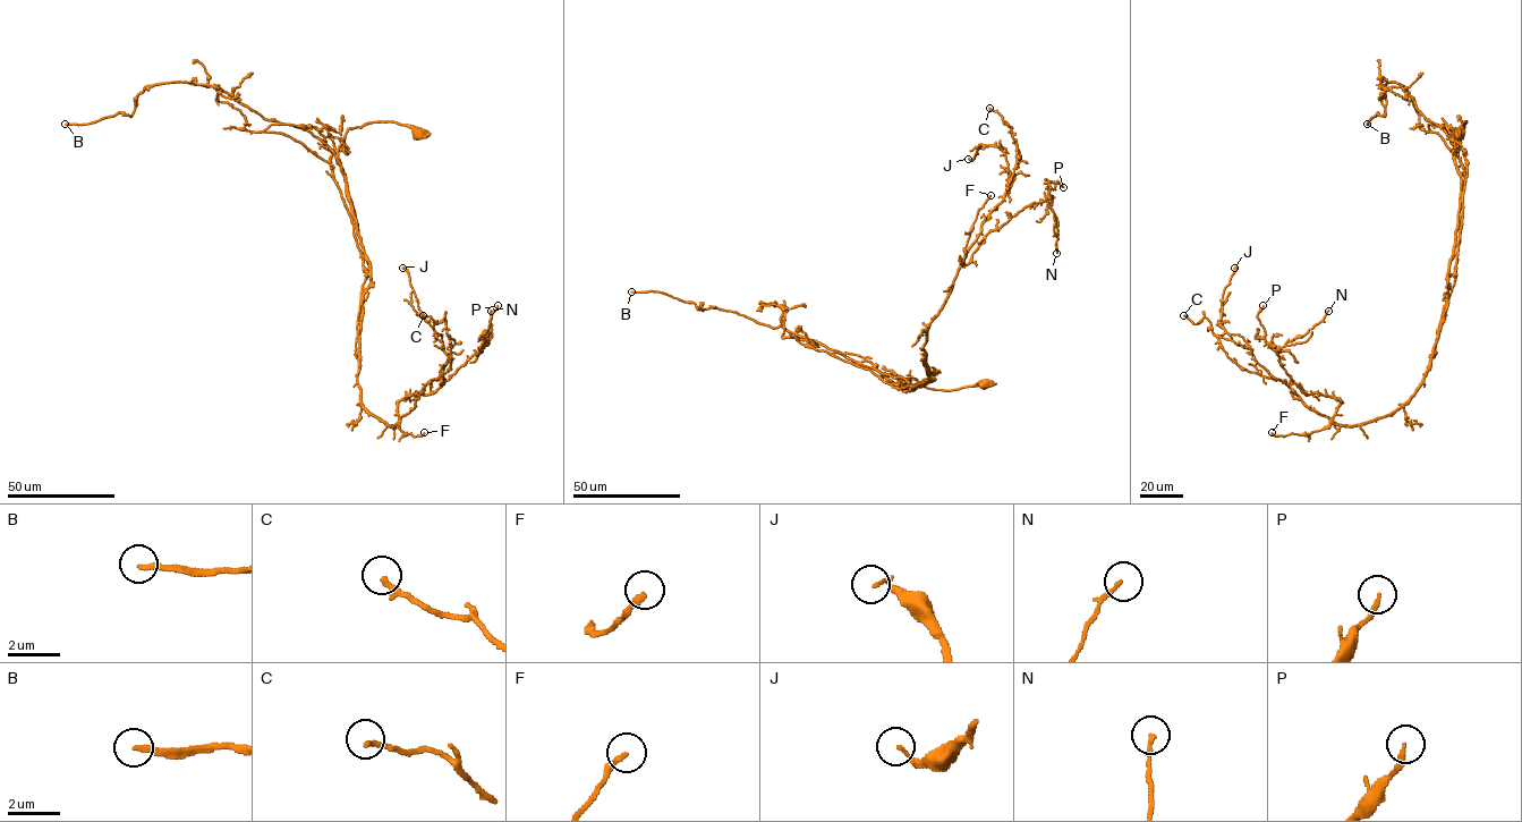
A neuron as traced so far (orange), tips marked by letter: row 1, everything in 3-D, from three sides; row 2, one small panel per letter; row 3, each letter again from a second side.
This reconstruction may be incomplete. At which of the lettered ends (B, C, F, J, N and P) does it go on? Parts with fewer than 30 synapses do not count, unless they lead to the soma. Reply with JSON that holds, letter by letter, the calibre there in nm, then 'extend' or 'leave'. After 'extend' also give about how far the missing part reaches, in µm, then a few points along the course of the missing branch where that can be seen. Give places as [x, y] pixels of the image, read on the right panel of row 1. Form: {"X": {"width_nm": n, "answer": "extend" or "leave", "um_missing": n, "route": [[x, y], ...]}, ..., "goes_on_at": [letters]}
{"B": {"width_nm": 200, "answer": "extend", "um_missing": 350, "route": [[1367, 124], [1392, 94], [1422, 127], [1456, 142], [1470, 183], [1472, 242], [1443, 389], [1399, 424], [1366, 429]]}, "C": {"width_nm": 200, "answer": "leave"}, "F": {"width_nm": 190, "answer": "leave"}, "J": {"width_nm": 100, "answer": "leave"}, "N": {"width_nm": 100, "answer": "leave"}, "P": {"width_nm": 170, "answer": "leave"}, "goes_on_at": ["B"]}

